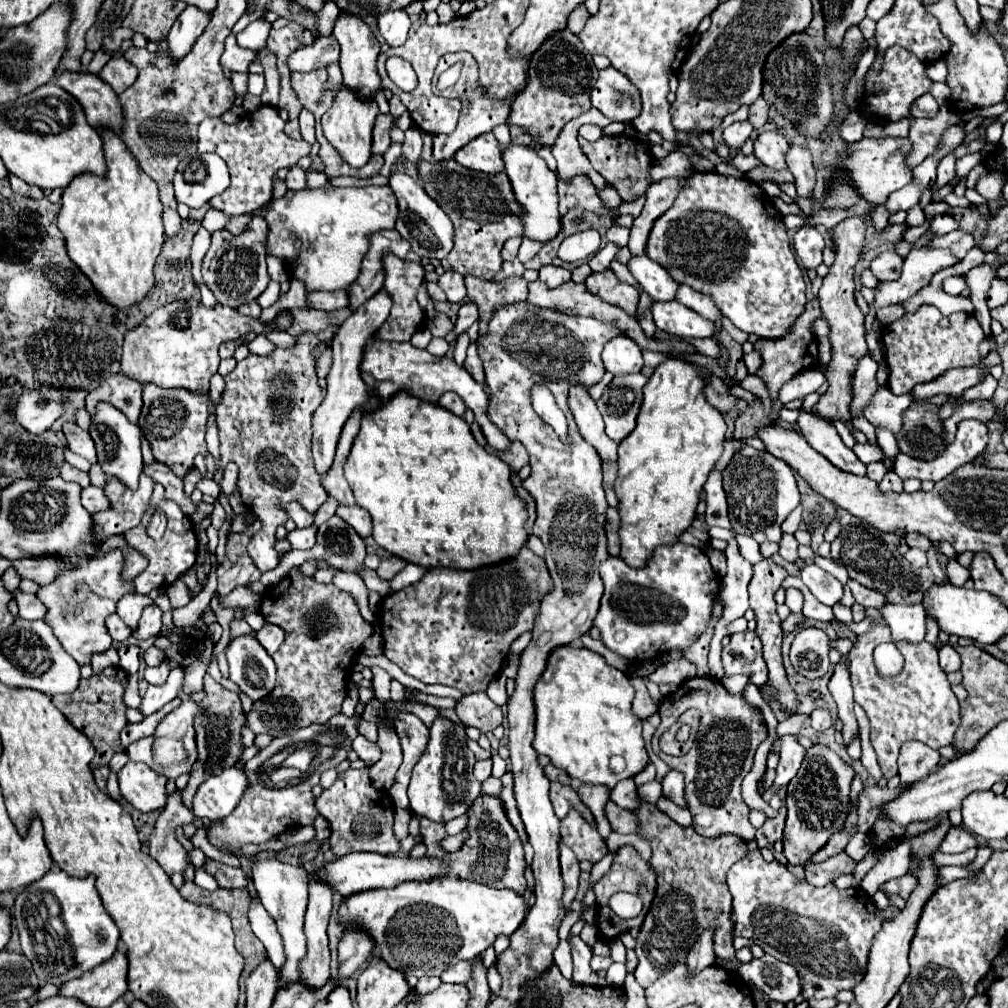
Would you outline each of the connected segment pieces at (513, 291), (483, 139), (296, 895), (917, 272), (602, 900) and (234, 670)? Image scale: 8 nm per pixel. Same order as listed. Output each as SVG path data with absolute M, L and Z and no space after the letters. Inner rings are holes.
M468 275L468 277L464 277L464 281L468 287L468 297L472 303L476 303L478 313L480 313L478 335L482 335L482 337L484 337L484 333L488 333L488 321L492 319L492 315L508 303L524 301L524 295L528 291L526 289L528 283L522 277L508 277L504 281L494 283L494 281L484 281L476 275Z
M484 133L480 137L476 137L472 143L464 145L454 159L460 165L474 169L474 171L484 171L484 173L504 171L500 143L496 141L496 137L492 133Z
M256 861L252 867L252 877L256 883L256 891L266 907L266 911L274 917L278 925L278 933L284 943L284 955L286 961L280 967L280 981L288 987L292 983L298 983L302 977L300 963L306 959L306 937L302 931L304 925L304 911L308 901L308 885L306 885L306 871L302 867L292 867L282 861Z
M926 247L912 249L904 259L902 277L892 283L880 283L874 289L874 311L904 303L906 299L916 295L924 285L928 285L938 269L950 267L954 263L958 263L958 259L952 259L948 251L932 251Z
M620 847L620 849L618 849L618 855L616 855L612 867L610 867L610 871L594 885L596 905L598 905L598 929L600 929L600 937L604 935L606 939L614 939L614 937L618 937L620 933L624 933L624 931L628 931L628 929L632 929L632 927L640 927L640 923L642 923L642 919L644 919L644 915L646 915L650 903L652 903L654 885L656 885L656 883L654 883L654 879L652 879L652 871L648 871L648 861L644 861L644 859L638 855L638 851L636 851L634 847ZM618 891L628 891L628 893L634 893L634 895L642 897L642 901L644 901L644 911L642 911L636 919L618 919L618 917L612 913L612 909L608 907L608 899L610 899L614 893L618 893Z
M256 631L234 637L226 647L230 679L252 701L262 699L276 685L276 665L268 651L256 641Z

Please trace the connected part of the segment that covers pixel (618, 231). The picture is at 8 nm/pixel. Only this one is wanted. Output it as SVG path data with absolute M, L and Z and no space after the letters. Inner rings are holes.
M613 225L606 233L609 242L615 243L620 247L627 245L629 240L630 230L628 228Z

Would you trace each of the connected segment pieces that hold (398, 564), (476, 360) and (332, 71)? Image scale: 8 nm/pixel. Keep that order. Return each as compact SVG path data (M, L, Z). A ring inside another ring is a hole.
M390 555L390 557L384 557L384 559L382 559L382 563L380 563L380 567L376 569L376 573L378 573L380 579L390 581L390 579L392 579L396 573L400 573L406 565L408 565L408 563L406 563L404 559L400 559L400 557L396 557L396 555Z
M471 343L467 349L466 363L464 363L464 369L476 379L476 383L480 383L486 391L488 391L488 385L486 385L486 377L484 377L484 367L482 367L482 361L477 352L477 344Z
M328 65L326 67L328 71L328 81L326 81L326 91L334 91L336 87L342 85L342 73L340 73L340 67L338 65Z

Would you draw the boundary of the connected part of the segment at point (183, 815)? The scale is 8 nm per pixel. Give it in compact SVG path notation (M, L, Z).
M176 789L168 795L166 807L160 813L156 827L150 835L150 857L168 873L184 873L192 863L188 851L178 839L178 827L192 825L196 815L184 805L182 789Z

